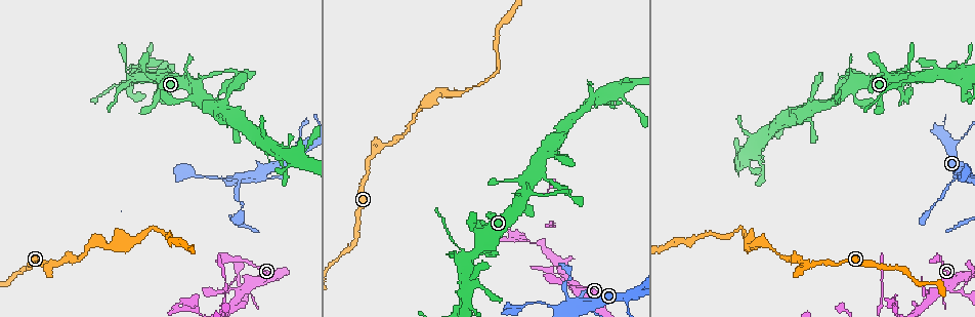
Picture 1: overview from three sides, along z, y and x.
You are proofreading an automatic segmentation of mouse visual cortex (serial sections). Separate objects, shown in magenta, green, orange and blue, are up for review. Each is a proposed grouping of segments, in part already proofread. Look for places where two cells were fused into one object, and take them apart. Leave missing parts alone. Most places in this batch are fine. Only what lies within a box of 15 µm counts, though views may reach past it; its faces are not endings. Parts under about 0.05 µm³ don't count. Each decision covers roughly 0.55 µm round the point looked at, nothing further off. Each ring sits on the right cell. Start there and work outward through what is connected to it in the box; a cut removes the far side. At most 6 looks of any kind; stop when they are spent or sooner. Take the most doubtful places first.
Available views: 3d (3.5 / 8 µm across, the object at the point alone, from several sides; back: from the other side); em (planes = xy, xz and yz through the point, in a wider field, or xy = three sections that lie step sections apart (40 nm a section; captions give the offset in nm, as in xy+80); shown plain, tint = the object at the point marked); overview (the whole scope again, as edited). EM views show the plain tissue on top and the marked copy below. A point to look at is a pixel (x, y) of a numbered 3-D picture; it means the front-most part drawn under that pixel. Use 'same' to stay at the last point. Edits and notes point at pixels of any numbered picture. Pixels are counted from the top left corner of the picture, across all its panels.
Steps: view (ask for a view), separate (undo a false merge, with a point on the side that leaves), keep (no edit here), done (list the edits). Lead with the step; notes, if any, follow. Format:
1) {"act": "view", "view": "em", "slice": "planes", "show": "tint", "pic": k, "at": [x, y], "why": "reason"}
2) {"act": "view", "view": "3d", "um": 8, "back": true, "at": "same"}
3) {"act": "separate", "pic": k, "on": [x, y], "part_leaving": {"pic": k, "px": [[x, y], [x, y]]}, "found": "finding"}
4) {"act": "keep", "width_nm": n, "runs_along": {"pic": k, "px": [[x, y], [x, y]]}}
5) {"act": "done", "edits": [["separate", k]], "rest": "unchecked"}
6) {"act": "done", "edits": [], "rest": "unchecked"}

{"act": "view", "view": "3d", "um": 8, "pic": 1, "at": [521, 240], "why": "abrupt turn"}

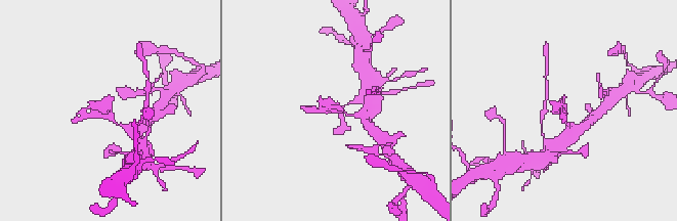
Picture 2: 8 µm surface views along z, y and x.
{"act": "view", "view": "3d", "um": 3.5, "back": true, "pic": 2, "at": [565, 109], "why": "zoom in"}

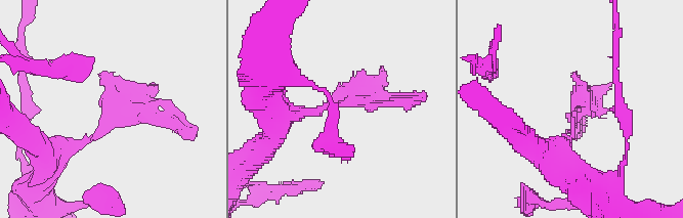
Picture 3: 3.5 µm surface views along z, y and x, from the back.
{"act": "view", "view": "em", "slice": "xy", "step": 2, "show": "tint", "pic": 3, "at": [573, 112]}

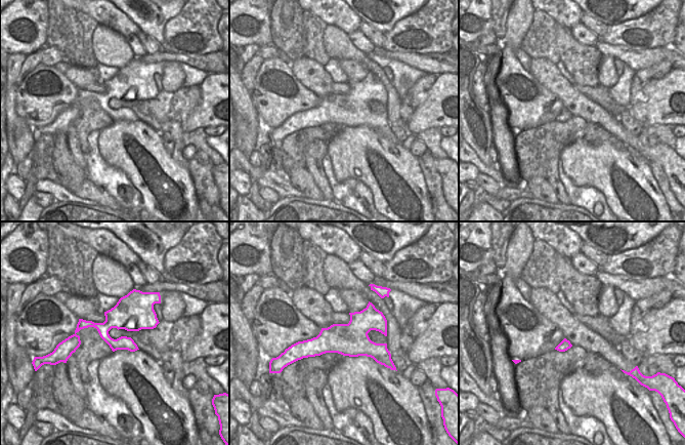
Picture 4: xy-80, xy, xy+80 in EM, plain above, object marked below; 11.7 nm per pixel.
{"act": "keep", "runs_along": {"pic": 4, "px": [[384, 322], [301, 347]]}, "found": "all the same cell"}

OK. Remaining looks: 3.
{"act": "view", "view": "3d", "um": 3.5, "pic": 1, "at": [952, 180], "why": "narrows sharply"}

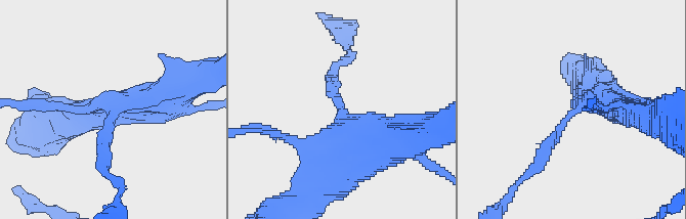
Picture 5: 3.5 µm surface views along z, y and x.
{"act": "view", "view": "em", "slice": "xy", "step": 5, "show": "tint", "pic": 5, "at": [342, 115]}

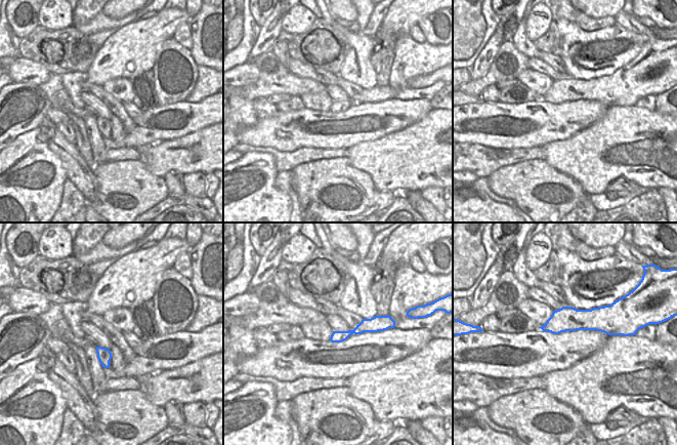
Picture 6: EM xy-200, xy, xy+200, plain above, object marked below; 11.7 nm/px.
{"act": "keep", "arm_widths_nm": [200, 500], "runs_along": {"pic": 6, "px": [[545, 327], [598, 321], [607, 328]]}, "found": "continuous, no second cell"}

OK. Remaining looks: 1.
{"act": "done", "edits": [], "rest": "unchecked"}

